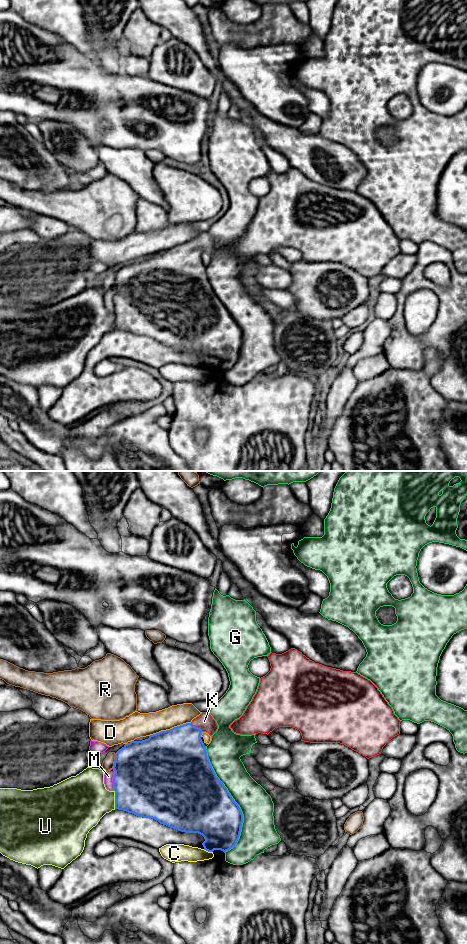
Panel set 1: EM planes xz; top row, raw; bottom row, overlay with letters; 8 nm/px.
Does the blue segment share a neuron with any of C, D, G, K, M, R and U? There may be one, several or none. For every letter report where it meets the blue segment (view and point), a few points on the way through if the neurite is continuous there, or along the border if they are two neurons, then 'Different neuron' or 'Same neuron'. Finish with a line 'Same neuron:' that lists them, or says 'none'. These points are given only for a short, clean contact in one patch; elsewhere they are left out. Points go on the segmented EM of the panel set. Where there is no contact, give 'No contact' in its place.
C: Touches blue at xz (208, 851). Different neuron
D: Touches blue at xz (170, 729). Different neuron
G: Touches blue at xz (233, 800). Different neuron
K: Touches blue at xz (197, 727). Path across: xz (180, 753), (184, 741), (197, 727), (204, 721). Same neuron
M: Touches blue at xz (113, 779). Different neuron
R: Touches blue at xz (115, 760). Different neuron
U: Touches blue at xz (115, 799). Different neuron
Same neuron: K

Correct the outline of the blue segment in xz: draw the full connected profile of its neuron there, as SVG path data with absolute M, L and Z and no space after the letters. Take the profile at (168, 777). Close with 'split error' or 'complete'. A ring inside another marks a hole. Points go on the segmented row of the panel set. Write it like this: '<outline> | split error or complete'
M202 712L199 716L194 718L191 723L186 723L170 730L161 731L159 733L150 735L148 739L142 741L131 741L125 744L121 749L115 753L115 762L113 769L115 771L113 777L114 791L115 791L115 809L123 810L132 813L138 817L152 818L160 824L166 825L170 828L176 829L185 833L198 833L202 835L205 841L202 843L204 850L213 852L214 850L221 850L224 853L233 848L240 836L241 827L243 823L243 814L239 805L234 801L224 784L216 776L209 759L207 757L206 746L204 745L201 735L203 732L212 736L218 729L218 725L213 717L208 712Z | split error

